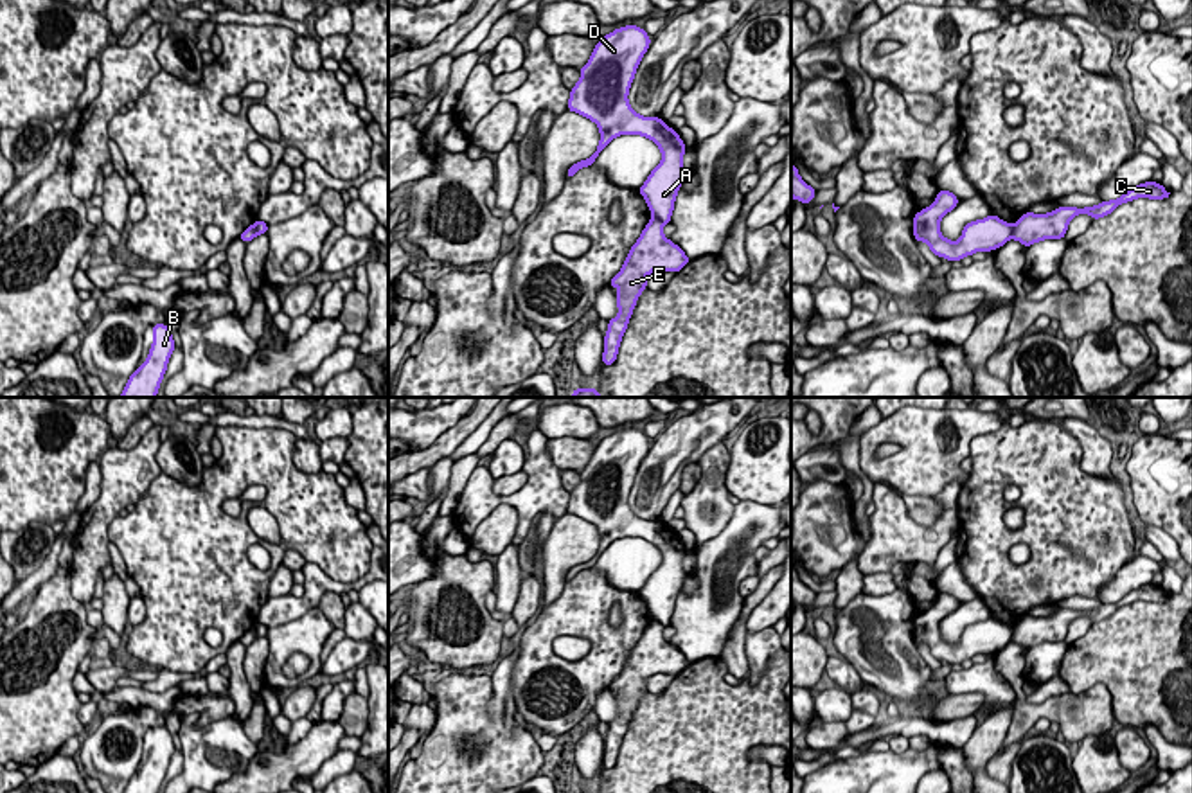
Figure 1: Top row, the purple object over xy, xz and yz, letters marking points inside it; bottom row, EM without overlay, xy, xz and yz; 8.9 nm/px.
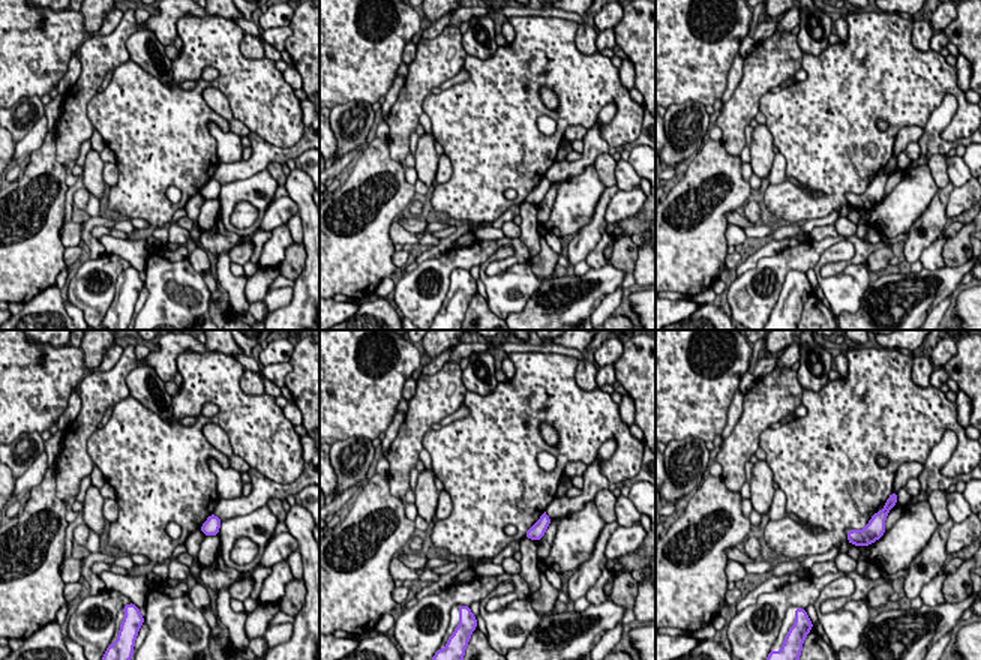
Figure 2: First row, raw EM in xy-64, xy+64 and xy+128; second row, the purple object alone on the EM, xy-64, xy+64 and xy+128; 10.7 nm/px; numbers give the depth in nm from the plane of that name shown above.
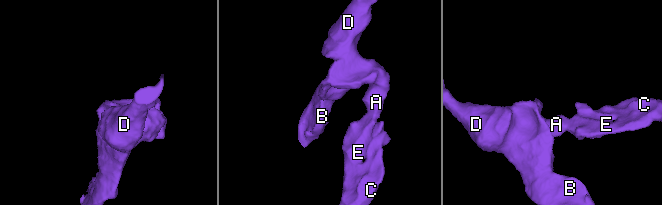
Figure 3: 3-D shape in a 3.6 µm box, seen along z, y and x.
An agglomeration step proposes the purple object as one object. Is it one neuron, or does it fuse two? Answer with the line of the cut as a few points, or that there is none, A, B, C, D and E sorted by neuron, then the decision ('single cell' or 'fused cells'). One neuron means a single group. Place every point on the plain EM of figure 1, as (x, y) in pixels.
cut in yz along (1014, 628), (1009, 641); A B D / C E; fused cells

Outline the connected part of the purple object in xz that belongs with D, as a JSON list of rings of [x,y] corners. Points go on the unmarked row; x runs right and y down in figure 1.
[[[626,428],[602,439],[588,466],[579,473],[581,482],[570,493],[568,514],[575,514],[599,529],[597,554],[568,570],[572,581],[581,570],[593,568],[600,554],[620,538],[642,538],[662,554],[662,565],[651,574],[638,592],[651,617],[671,626],[676,597],[687,572],[681,561],[687,554],[676,532],[658,520],[638,518],[627,496],[636,471],[651,448],[649,437],[636,428]]]

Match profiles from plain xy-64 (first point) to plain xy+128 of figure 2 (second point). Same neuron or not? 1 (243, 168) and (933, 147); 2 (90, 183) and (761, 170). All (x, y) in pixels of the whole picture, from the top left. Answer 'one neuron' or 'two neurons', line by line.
1: one neuron
2: one neuron

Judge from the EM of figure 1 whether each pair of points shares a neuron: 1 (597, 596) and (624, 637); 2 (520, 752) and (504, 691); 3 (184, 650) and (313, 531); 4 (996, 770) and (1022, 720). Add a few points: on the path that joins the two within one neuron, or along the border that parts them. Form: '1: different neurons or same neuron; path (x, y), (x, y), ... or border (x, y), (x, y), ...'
1: same neuron; path (597, 608), (597, 619), (612, 633)
2: different neurons; border (491, 680), (488, 714), (511, 718), (534, 736)
3: same neuron; path (187, 585), (187, 524), (231, 481), (254, 479)
4: different neurons; border (1020, 739), (998, 754)

